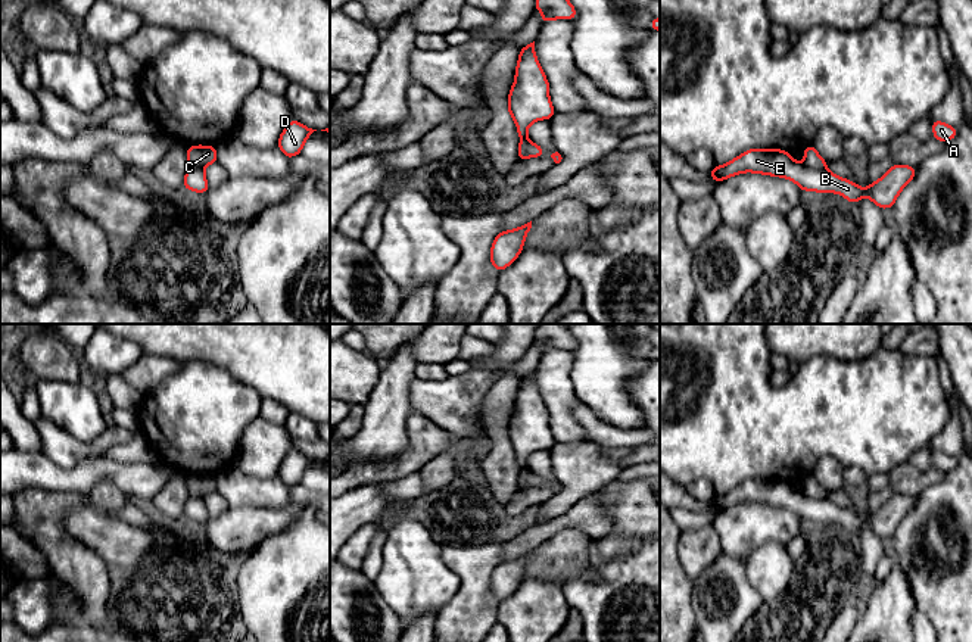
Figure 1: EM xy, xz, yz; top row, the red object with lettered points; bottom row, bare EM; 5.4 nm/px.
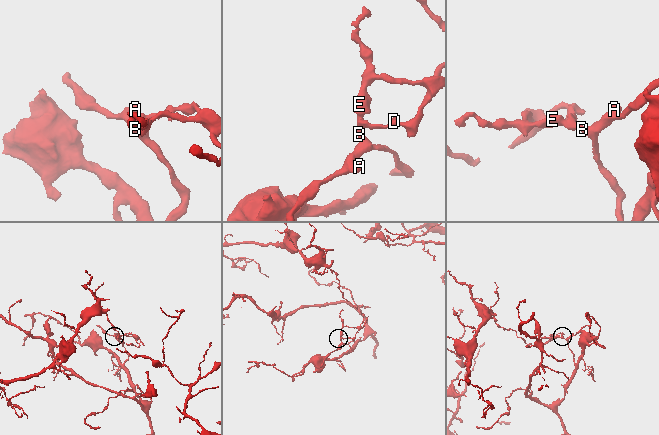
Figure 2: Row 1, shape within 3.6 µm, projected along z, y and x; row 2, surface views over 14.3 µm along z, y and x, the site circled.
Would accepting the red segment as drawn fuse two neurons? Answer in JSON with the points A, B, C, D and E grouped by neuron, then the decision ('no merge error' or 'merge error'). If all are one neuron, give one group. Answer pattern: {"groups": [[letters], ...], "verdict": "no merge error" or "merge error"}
{"groups": [["A", "B", "E"], ["C", "D"]], "verdict": "merge error"}

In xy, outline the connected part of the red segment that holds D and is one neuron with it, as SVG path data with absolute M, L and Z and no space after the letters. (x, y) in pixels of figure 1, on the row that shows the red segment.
M292 119L277 141L277 147L284 153L287 159L302 153L303 143L317 131L305 127L296 119Z

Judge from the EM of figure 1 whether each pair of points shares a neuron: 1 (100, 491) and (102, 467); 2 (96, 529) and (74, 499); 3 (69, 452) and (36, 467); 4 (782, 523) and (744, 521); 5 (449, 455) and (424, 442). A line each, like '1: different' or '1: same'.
1: different
2: different
3: different
4: same
5: different

